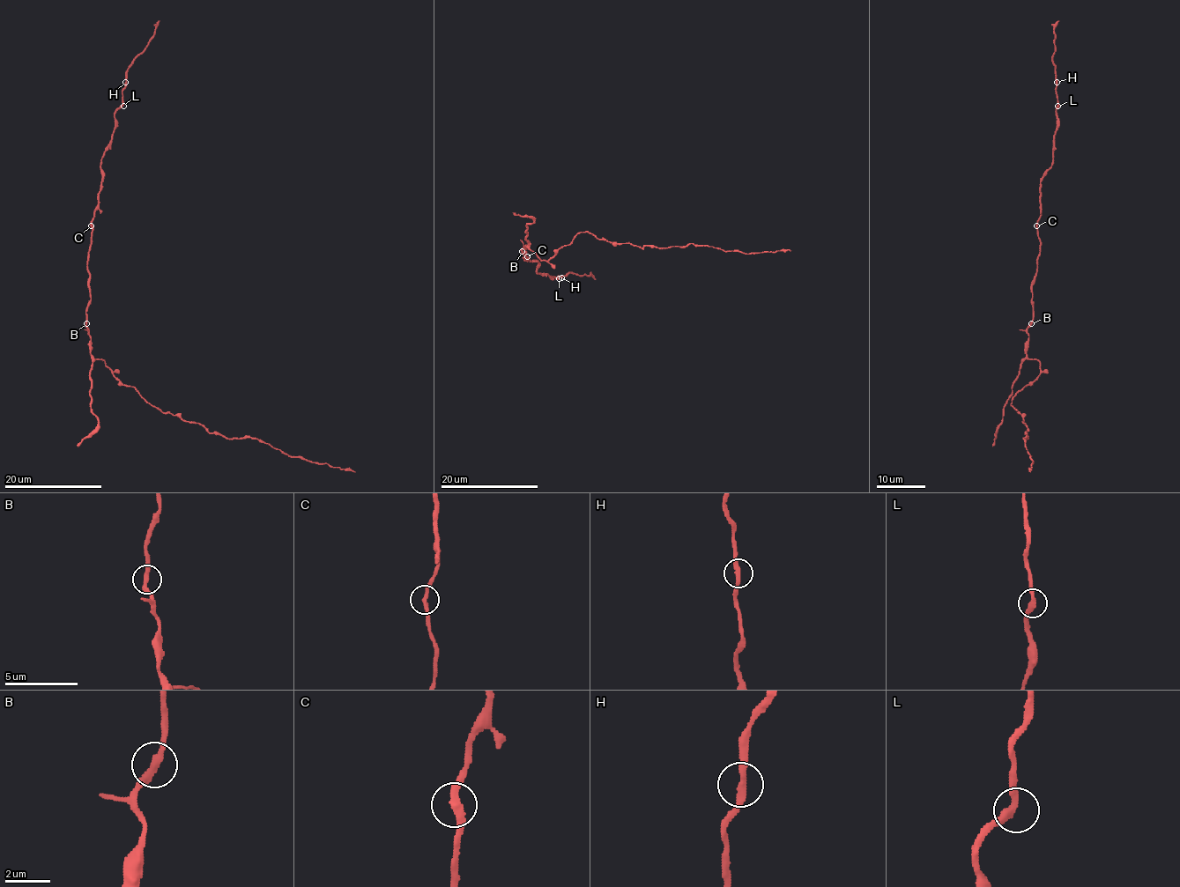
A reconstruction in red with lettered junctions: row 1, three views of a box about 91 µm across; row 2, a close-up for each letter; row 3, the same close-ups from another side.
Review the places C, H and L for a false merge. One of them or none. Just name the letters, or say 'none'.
none

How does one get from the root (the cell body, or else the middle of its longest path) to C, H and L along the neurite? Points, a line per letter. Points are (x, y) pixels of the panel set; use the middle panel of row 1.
C: (526, 249), (522, 250), (526, 253), (524, 260), (527, 256)
H: (526, 249), (522, 250), (526, 253), (523, 259), (537, 261), (537, 272), (561, 277)
L: (526, 249), (522, 250), (526, 253), (523, 259), (537, 261), (537, 272), (559, 278)

